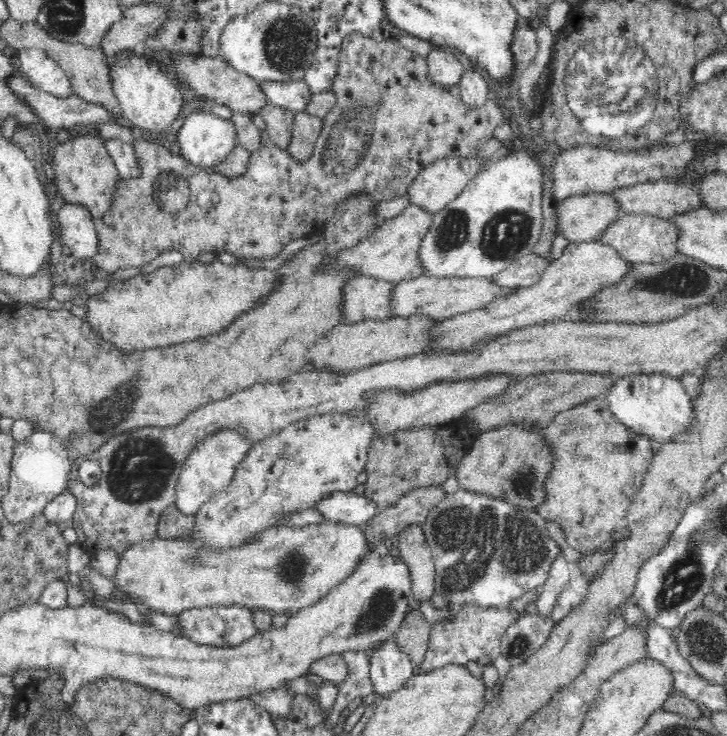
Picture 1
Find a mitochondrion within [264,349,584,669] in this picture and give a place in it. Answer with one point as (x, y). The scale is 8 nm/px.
(481, 539)

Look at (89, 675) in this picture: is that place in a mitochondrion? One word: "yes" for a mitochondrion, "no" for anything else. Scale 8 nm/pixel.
no

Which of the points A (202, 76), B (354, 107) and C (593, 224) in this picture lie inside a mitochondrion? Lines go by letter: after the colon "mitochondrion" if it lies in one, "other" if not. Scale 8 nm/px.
A: other
B: mitochondrion
C: other

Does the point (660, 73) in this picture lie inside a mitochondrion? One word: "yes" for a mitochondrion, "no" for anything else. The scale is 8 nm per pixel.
no

